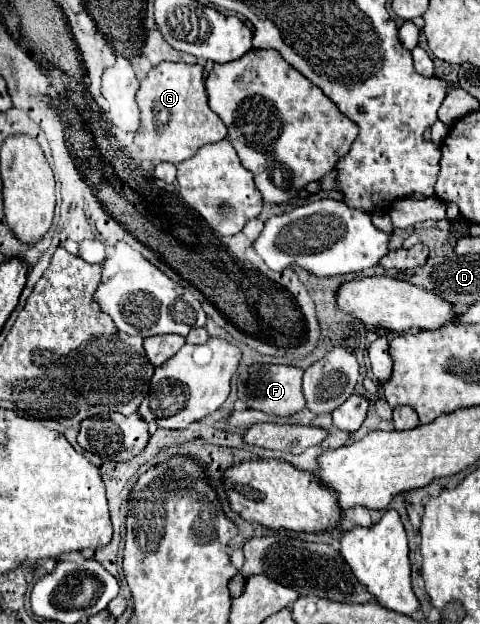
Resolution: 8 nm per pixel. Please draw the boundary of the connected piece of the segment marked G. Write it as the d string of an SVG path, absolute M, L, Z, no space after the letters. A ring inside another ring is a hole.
M164 61L150 69L150 73L140 81L136 103L142 111L142 127L134 137L134 143L140 149L138 159L148 159L152 163L168 161L176 165L184 159L190 159L202 145L216 143L226 137L222 119L208 107L204 67L198 63L188 65Z

